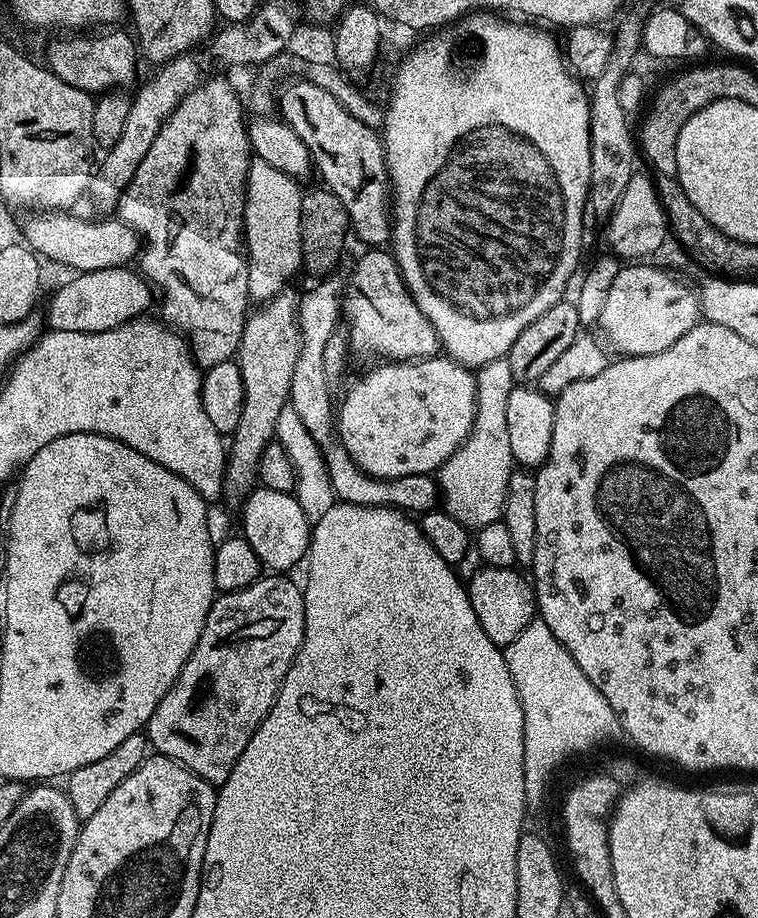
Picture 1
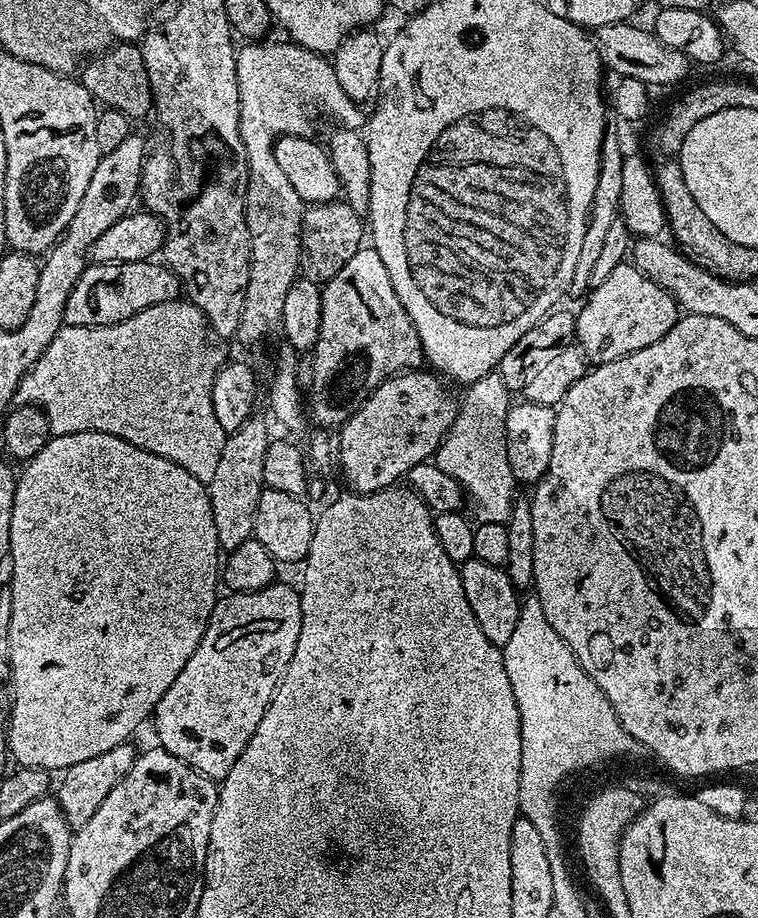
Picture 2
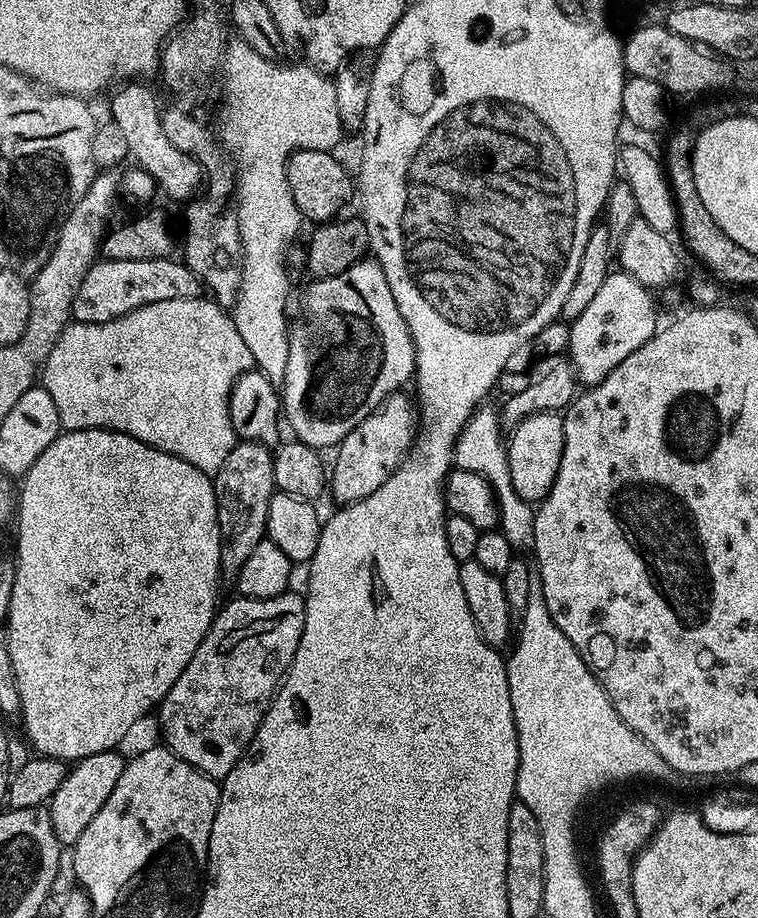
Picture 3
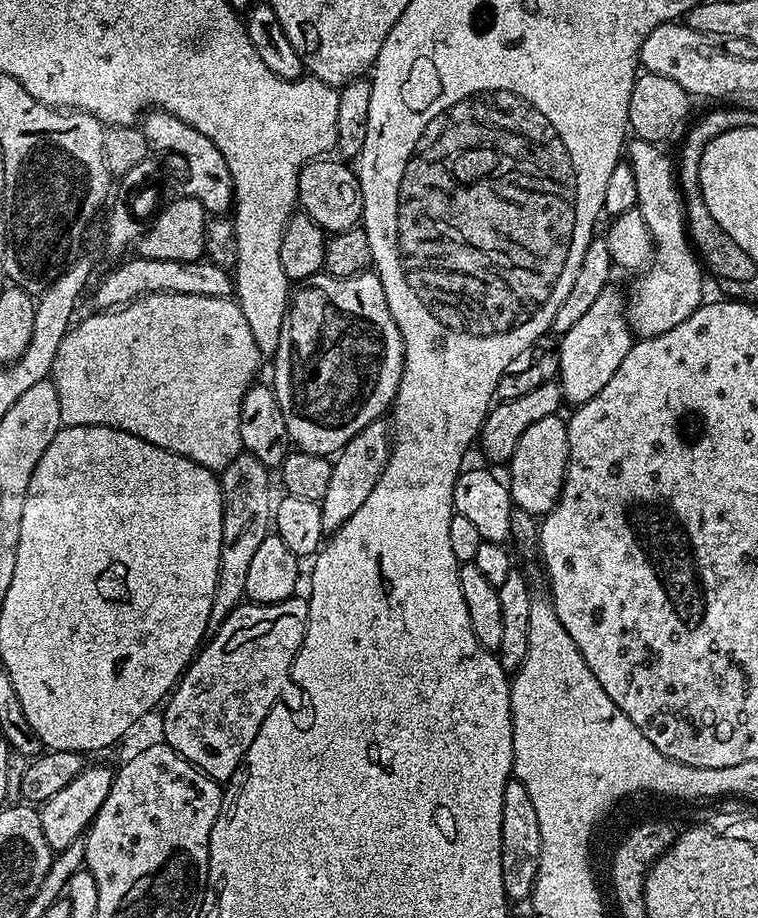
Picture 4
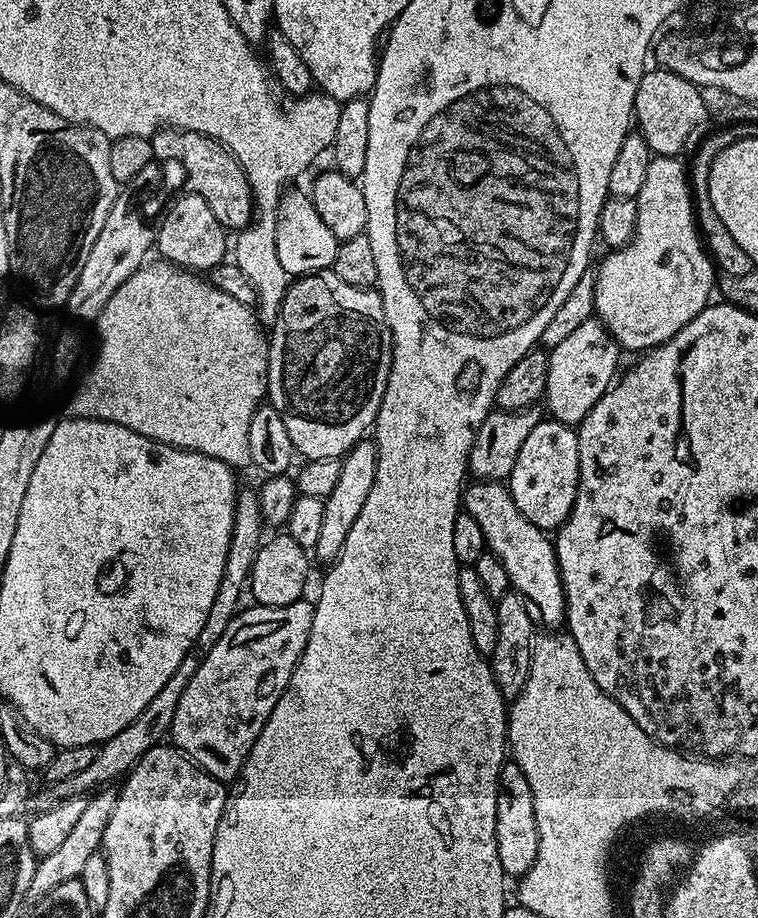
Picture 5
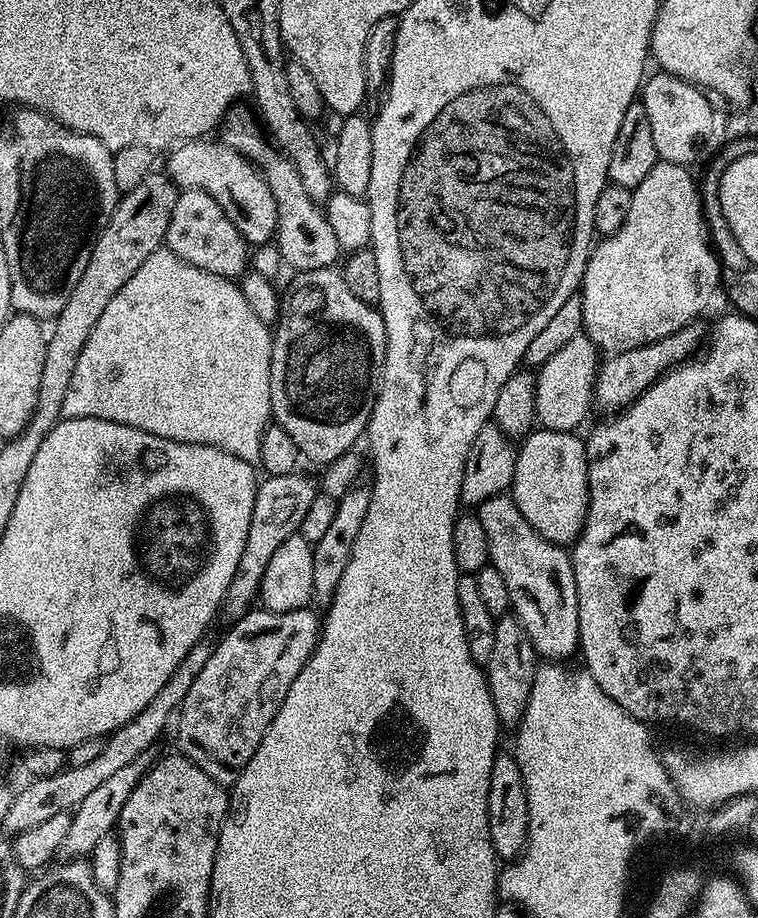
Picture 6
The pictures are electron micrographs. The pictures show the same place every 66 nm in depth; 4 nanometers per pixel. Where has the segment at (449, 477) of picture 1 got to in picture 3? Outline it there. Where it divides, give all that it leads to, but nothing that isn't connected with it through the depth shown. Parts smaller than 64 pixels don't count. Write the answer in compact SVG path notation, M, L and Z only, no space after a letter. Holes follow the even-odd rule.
M481 406L464 424L464 429L456 440L456 448L452 452L455 467L468 470L486 478L486 482L496 493L496 511L498 513L498 528L504 533L506 542L510 542L513 550L531 549L534 542L534 518L536 513L529 501L518 498L514 486L510 482L510 462L505 437L500 437L502 421L500 413L494 407Z

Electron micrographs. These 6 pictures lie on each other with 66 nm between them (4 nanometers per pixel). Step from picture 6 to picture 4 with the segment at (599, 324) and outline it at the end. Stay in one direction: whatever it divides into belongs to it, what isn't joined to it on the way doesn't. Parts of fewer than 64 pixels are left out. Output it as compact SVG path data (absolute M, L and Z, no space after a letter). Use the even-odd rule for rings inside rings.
M629 139L626 144L626 160L634 170L634 182L638 184L638 202L642 218L646 218L646 226L652 235L652 263L635 277L632 289L626 292L626 315L628 326L636 338L666 334L666 330L674 330L678 322L686 322L694 310L705 303L704 276L702 267L688 238L688 229L684 223L684 201L680 195L678 172L674 167L674 160L664 153L663 147L651 144L645 140Z

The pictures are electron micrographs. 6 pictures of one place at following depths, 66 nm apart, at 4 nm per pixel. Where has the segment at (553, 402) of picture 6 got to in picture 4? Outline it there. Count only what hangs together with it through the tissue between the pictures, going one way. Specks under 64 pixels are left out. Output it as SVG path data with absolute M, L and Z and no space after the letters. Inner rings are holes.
M609 286L602 294L598 294L598 299L590 306L590 311L559 337L560 394L572 406L579 406L594 398L594 394L598 394L598 390L602 390L602 386L606 386L606 382L614 378L614 370L622 366L622 358L626 358L633 346L634 337L628 326L626 300L614 288Z

